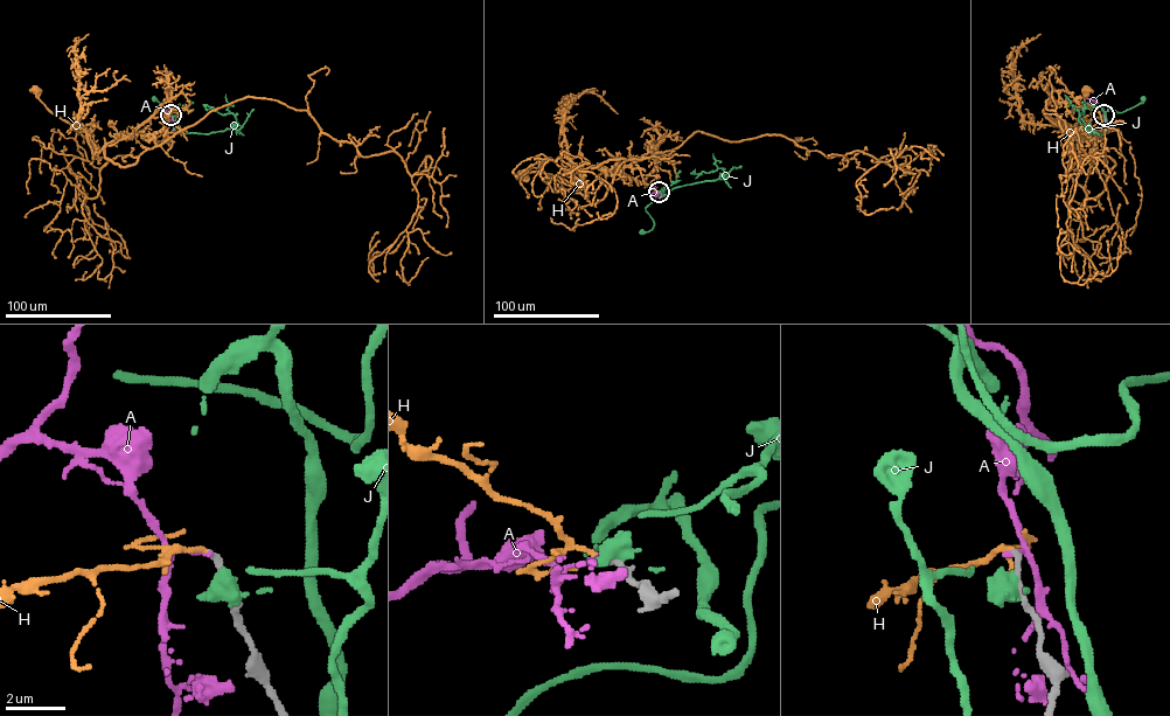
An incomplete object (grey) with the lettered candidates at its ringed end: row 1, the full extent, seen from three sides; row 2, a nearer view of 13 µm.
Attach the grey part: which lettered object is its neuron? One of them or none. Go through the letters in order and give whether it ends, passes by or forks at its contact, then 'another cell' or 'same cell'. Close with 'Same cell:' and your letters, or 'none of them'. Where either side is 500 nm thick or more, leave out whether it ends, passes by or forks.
A: it ends; another cell
H: it passes by; same cell
J: another cell
Same cell: H

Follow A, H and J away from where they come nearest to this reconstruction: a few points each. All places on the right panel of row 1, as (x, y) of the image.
A: (1104, 116), (1104, 109), (1087, 98)
H: (1104, 115), (1092, 118), (1081, 134), (1078, 147), (1081, 158), (1090, 154), (1095, 138), (1083, 112), (1085, 90)
J: (1104, 116), (1105, 133), (1106, 115), (1098, 104), (1104, 111), (1122, 112), (1143, 98)

